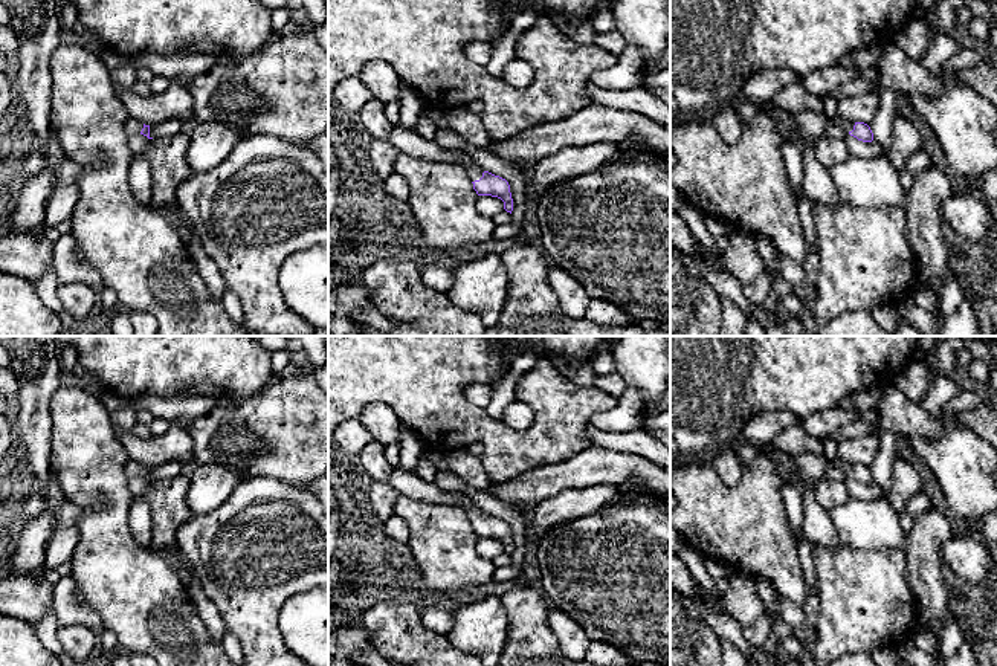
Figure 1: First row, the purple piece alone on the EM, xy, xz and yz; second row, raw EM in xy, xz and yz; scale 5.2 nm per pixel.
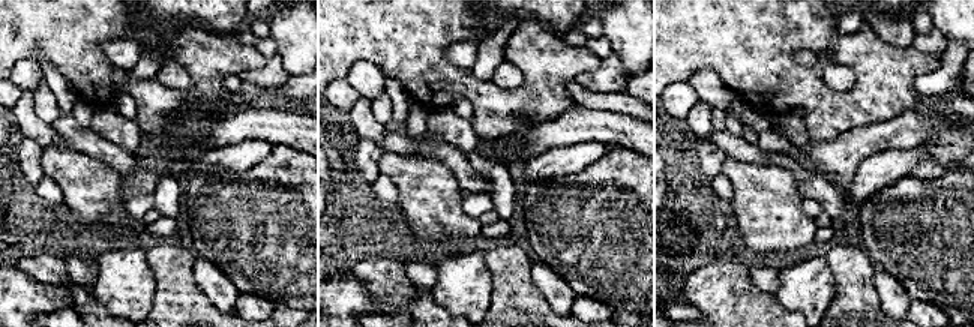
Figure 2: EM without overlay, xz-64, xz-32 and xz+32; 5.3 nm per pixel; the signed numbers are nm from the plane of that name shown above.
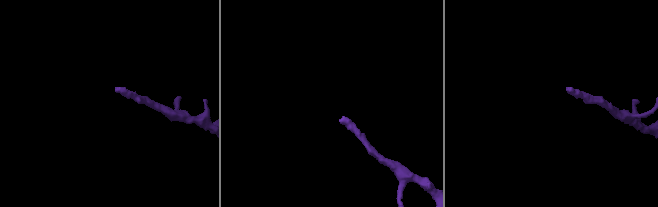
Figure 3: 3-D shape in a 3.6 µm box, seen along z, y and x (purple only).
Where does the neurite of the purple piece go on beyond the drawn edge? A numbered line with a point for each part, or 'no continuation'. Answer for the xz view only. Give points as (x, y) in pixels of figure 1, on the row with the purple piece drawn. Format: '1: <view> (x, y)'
1: xz (475, 171)

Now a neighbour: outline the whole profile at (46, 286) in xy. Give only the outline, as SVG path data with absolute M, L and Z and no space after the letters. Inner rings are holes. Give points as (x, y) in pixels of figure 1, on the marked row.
M52 255L52 261L47 270L44 272L44 275L40 280L37 280L35 289L41 302L60 316L61 336L66 336L70 331L70 328L76 324L76 321L69 312L64 310L61 301L58 299L56 295L58 284L60 280L58 280L58 273Z

